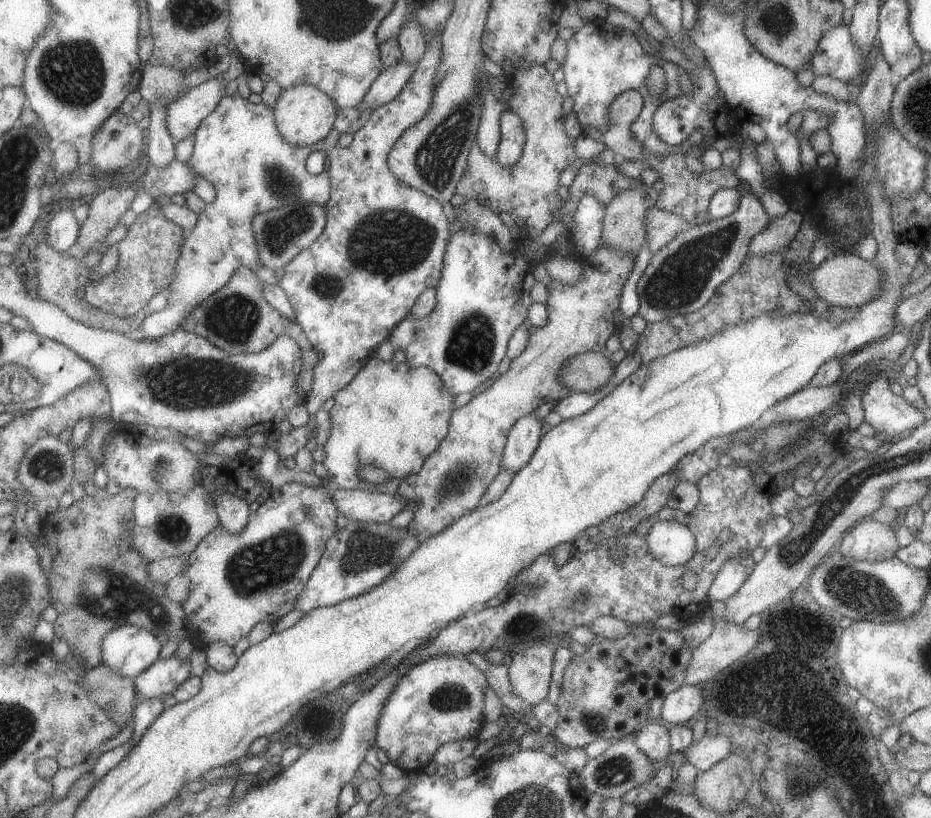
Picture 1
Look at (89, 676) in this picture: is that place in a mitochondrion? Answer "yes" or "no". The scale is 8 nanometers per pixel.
no

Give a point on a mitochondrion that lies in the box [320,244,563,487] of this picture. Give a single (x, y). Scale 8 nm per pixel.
(471, 346)

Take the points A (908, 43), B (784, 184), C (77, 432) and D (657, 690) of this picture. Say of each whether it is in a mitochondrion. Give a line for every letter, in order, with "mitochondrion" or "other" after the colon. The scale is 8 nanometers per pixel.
A: other
B: other
C: other
D: other

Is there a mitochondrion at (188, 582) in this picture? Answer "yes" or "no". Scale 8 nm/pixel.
no

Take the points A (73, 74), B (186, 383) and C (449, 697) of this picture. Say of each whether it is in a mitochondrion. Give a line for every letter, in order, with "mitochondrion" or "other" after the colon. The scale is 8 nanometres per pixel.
A: mitochondrion
B: mitochondrion
C: mitochondrion

